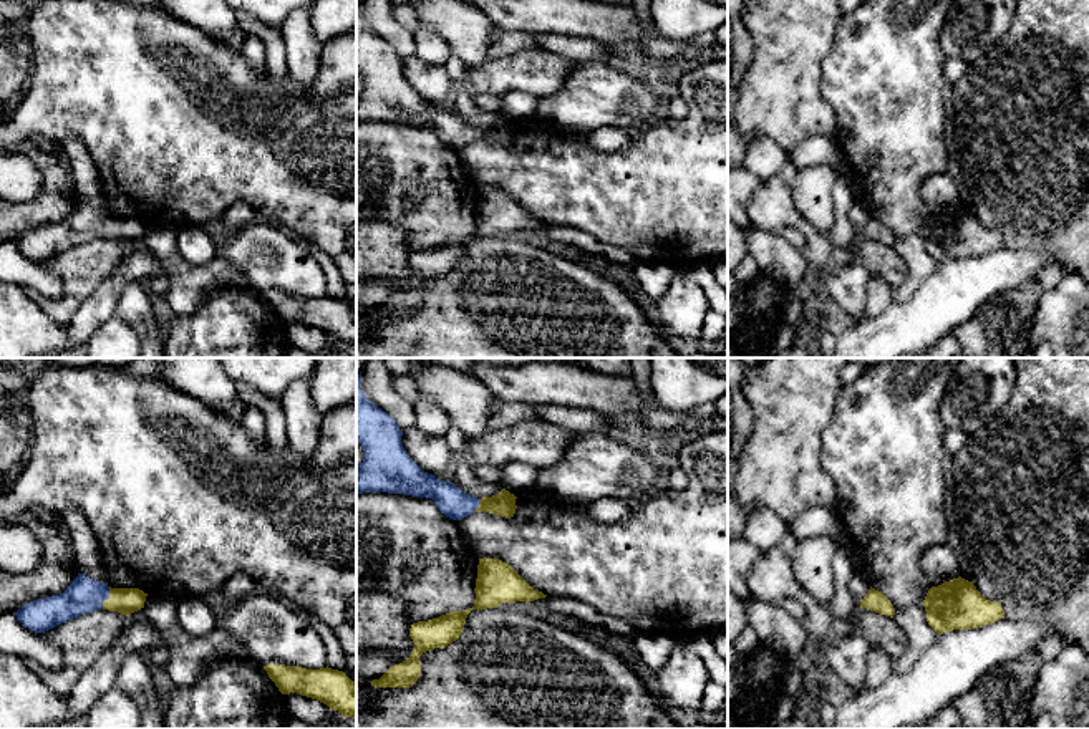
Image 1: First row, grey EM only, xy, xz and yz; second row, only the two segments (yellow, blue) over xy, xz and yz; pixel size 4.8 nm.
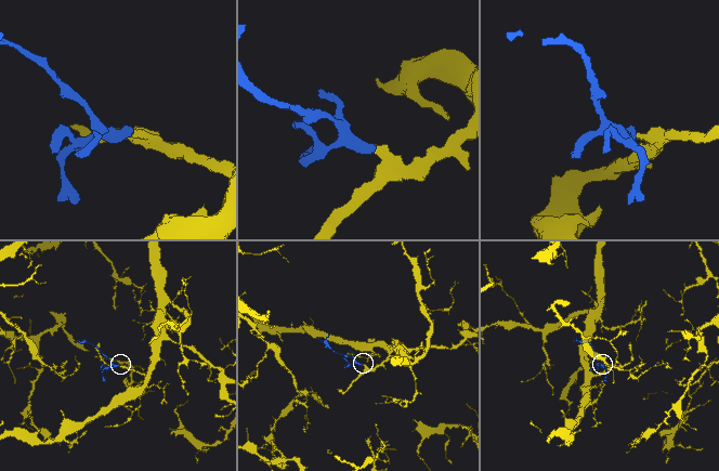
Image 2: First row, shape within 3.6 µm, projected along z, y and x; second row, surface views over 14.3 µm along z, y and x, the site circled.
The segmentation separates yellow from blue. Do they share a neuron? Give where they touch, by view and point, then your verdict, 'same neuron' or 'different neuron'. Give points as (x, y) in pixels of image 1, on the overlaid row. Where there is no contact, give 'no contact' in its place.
contact xy (108, 598); same neuron

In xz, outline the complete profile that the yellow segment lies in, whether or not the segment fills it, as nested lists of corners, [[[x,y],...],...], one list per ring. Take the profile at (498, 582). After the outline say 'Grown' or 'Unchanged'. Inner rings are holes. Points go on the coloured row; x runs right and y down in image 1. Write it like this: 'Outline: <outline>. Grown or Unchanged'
Outline: [[[479,558],[476,578],[474,606],[464,611],[451,611],[439,618],[413,623],[409,636],[414,643],[411,656],[373,679],[375,688],[409,688],[421,674],[419,656],[434,648],[446,648],[456,641],[466,625],[466,618],[472,610],[497,608],[501,603],[534,601],[545,598],[534,590],[509,563],[499,558]]]. Unchanged

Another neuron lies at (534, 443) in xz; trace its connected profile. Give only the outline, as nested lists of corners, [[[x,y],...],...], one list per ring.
[[[540,419],[520,421],[487,429],[479,439],[467,441],[467,456],[469,462],[477,466],[501,469],[509,462],[522,462],[540,471],[560,461],[574,436]]]

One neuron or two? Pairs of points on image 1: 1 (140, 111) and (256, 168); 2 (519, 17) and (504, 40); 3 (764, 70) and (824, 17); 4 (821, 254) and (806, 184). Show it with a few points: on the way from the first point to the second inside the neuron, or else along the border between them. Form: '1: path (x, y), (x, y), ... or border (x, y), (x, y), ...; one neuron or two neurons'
1: path (168, 115), (181, 128), (221, 133), (227, 140); one neuron
2: border (498, 28), (526, 30), (536, 35); two neurons
3: path (779, 55), (809, 25); one neuron
4: border (793, 197), (801, 216), (827, 236); two neurons

